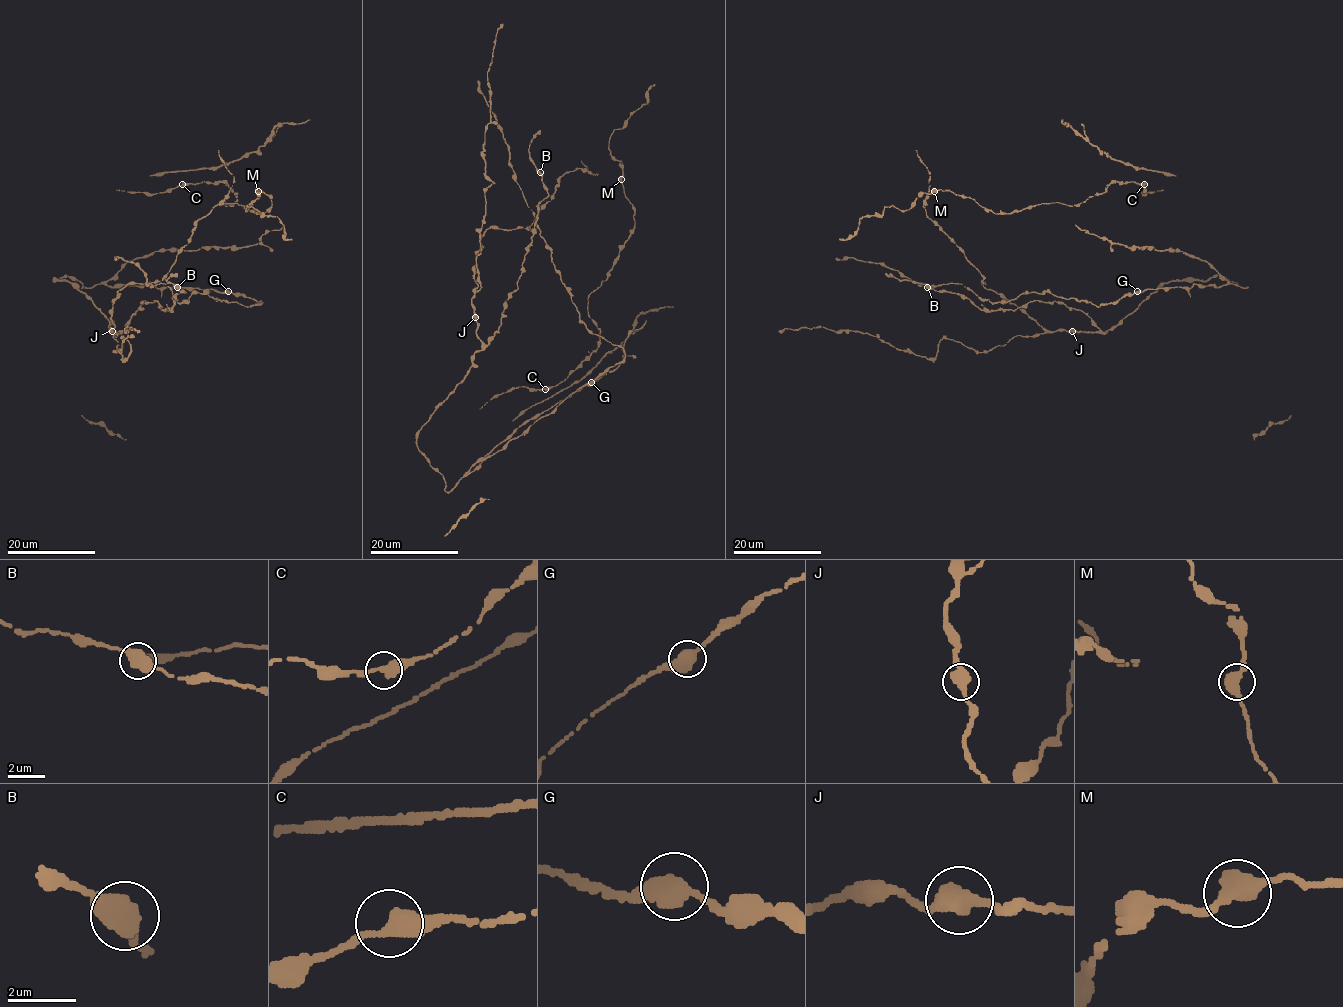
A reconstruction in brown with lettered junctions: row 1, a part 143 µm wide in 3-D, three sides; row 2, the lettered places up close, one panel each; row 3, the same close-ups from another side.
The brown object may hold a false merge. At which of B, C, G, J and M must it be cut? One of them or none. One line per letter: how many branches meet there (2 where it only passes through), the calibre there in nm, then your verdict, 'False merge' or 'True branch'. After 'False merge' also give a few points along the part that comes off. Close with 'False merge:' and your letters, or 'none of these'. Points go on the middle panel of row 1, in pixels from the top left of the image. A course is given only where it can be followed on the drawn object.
B: Branches: 2. Thickness 460 nm. True branch
C: Branches: 2. Thickness 400 nm. True branch
G: Branches: 2. Thickness 480 nm. True branch
J: Branches: 2. Thickness 460 nm. True branch
M: Branches: 2. Thickness 440 nm. True branch
False merge: none of these

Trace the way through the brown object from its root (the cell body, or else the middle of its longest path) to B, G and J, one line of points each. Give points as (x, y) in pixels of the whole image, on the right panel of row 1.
B: (1084, 332), (1100, 330), (1084, 312), (1063, 303), (1033, 300), (1014, 310), (984, 311), (957, 293), (927, 287)
G: (1084, 332), (1105, 333), (1169, 281), (1209, 280), (1218, 275), (1247, 288), (1194, 283), (1190, 288), (1137, 291)
J: (1084, 332), (1072, 331)

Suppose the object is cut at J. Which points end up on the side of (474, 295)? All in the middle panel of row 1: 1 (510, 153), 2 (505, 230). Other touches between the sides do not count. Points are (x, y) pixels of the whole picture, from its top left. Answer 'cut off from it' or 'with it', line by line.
1: cut off from it
2: with it

